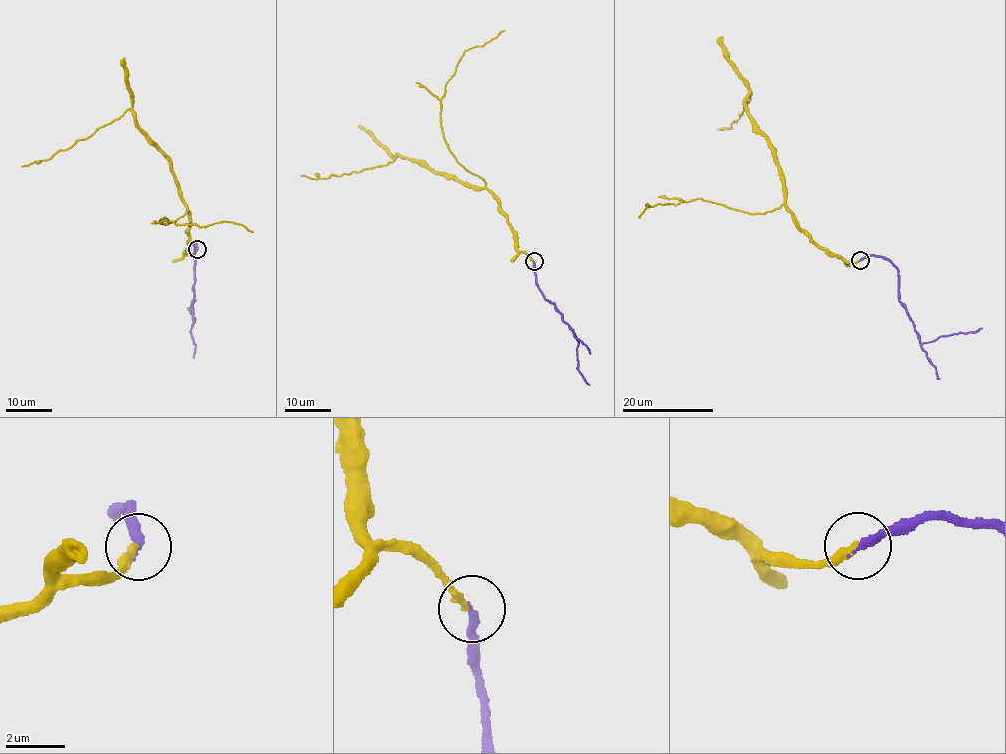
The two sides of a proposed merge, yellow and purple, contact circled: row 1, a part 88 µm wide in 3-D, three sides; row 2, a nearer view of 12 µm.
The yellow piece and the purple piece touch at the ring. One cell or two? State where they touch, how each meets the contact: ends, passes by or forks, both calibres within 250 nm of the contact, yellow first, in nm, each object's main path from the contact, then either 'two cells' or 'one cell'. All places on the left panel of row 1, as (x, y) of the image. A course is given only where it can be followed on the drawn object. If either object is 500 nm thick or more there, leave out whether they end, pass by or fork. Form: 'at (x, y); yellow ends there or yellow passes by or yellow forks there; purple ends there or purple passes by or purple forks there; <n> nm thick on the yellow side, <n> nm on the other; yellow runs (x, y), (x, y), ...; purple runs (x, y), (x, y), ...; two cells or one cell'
at (197, 249); yellow ends there; purple ends there; 260 nm thick on the yellow side, 300 nm on the other; yellow runs (197, 250), (186, 254), (190, 213), (171, 163), (140, 128), (132, 110), (49, 159), (22, 167); purple runs (197, 250), (196, 243), (192, 243), (193, 324), (195, 319), (188, 309), (196, 299); one cell

